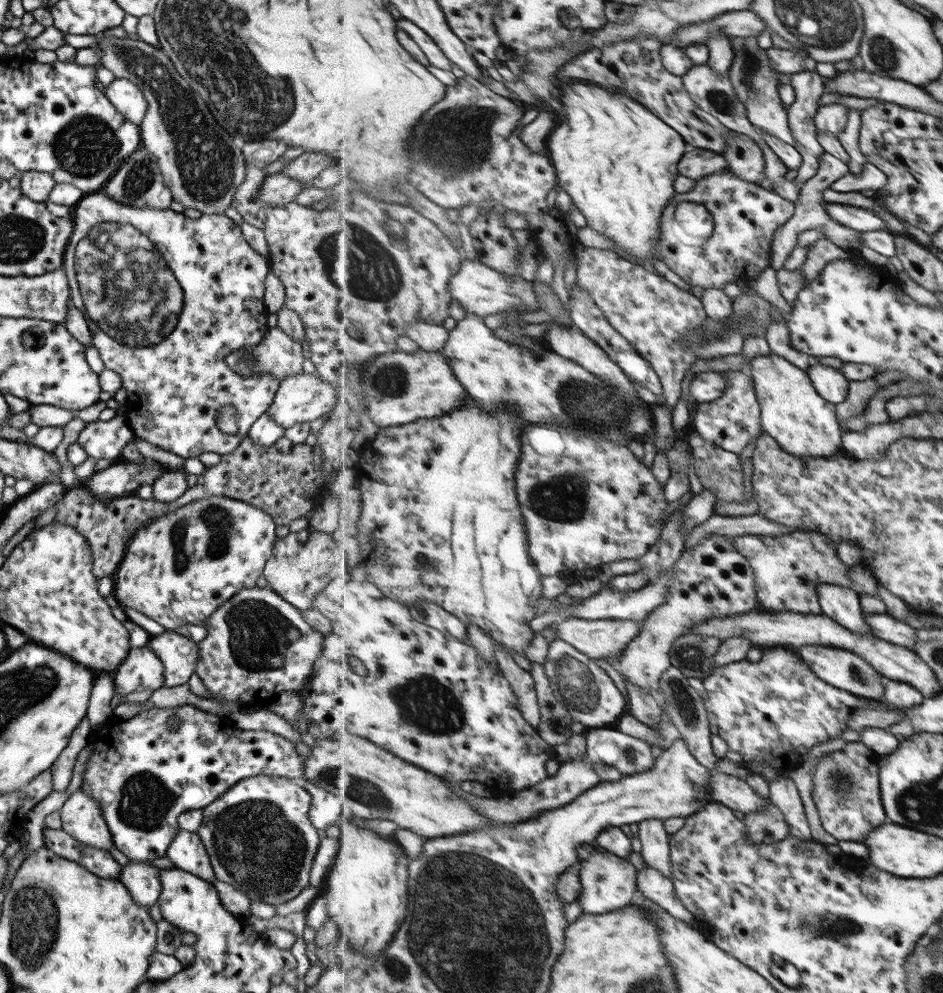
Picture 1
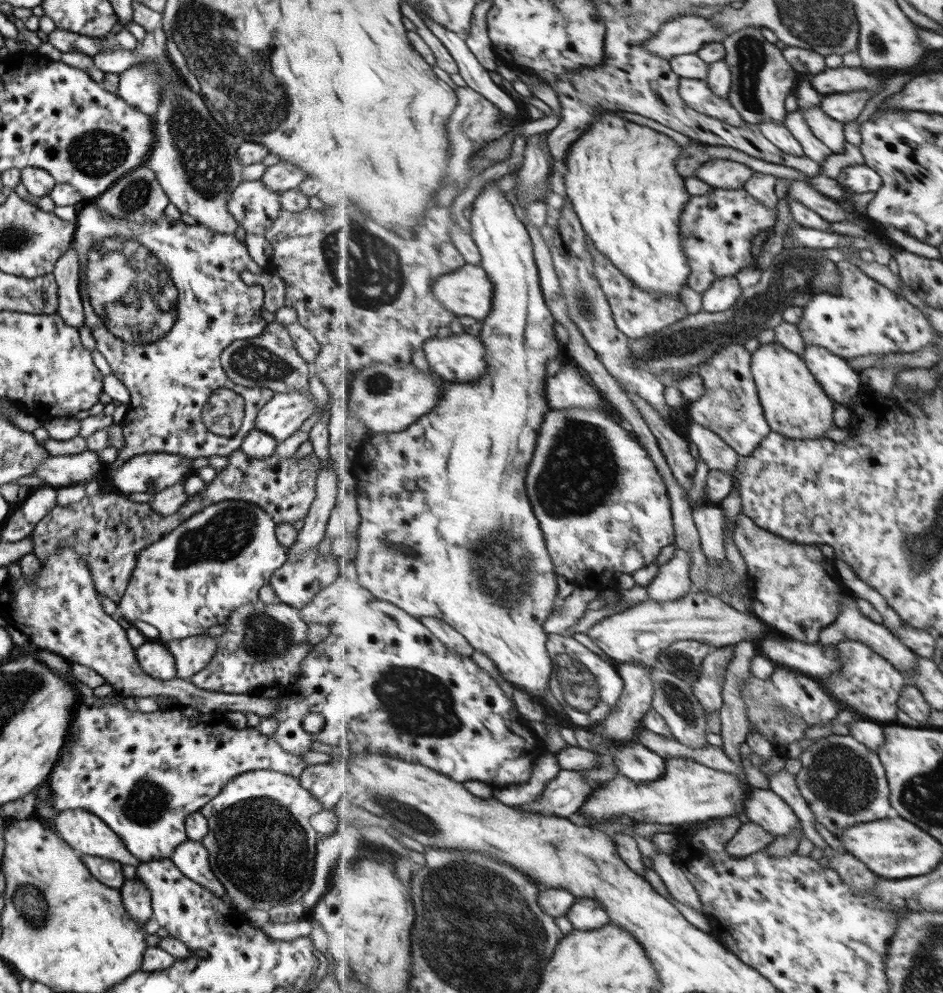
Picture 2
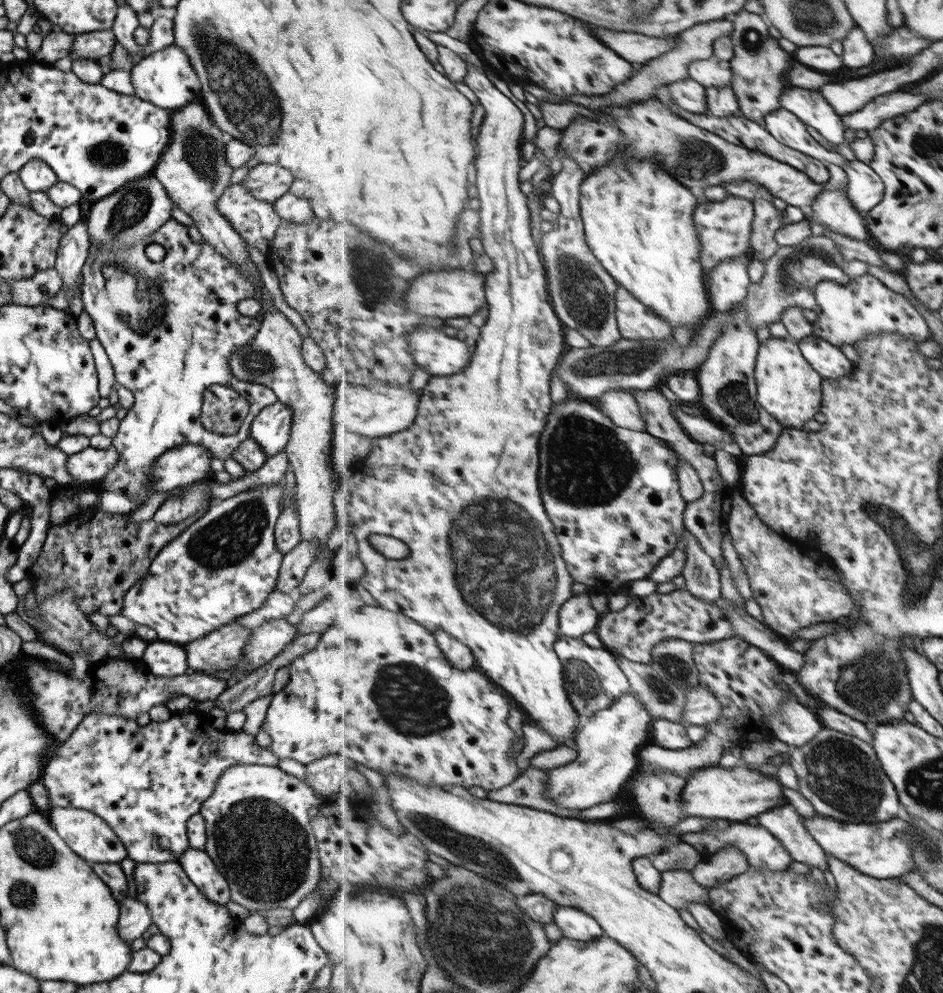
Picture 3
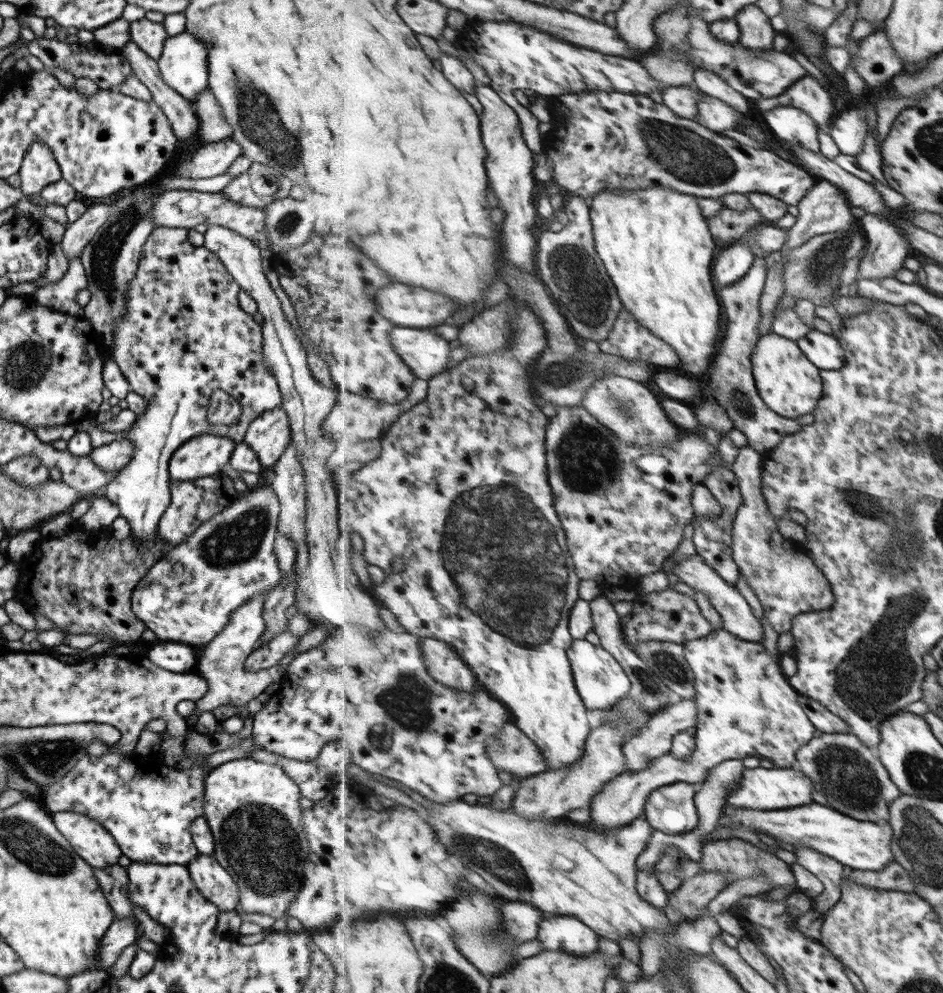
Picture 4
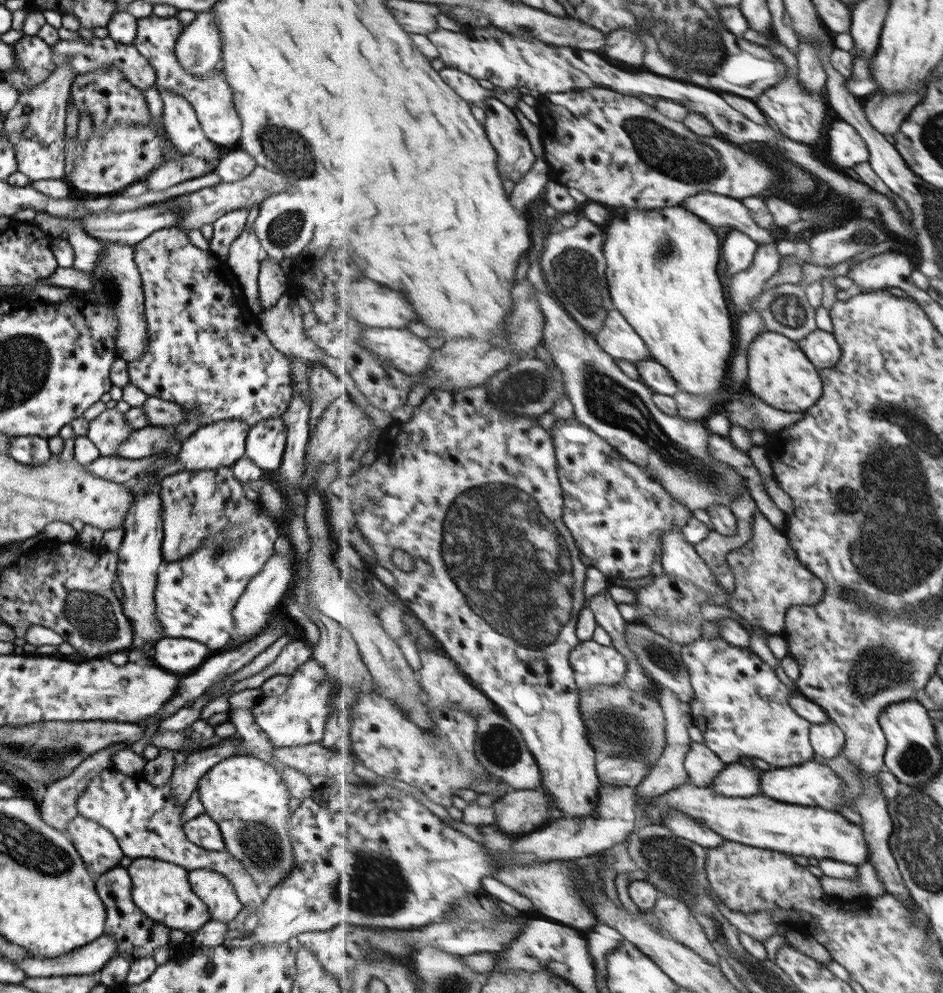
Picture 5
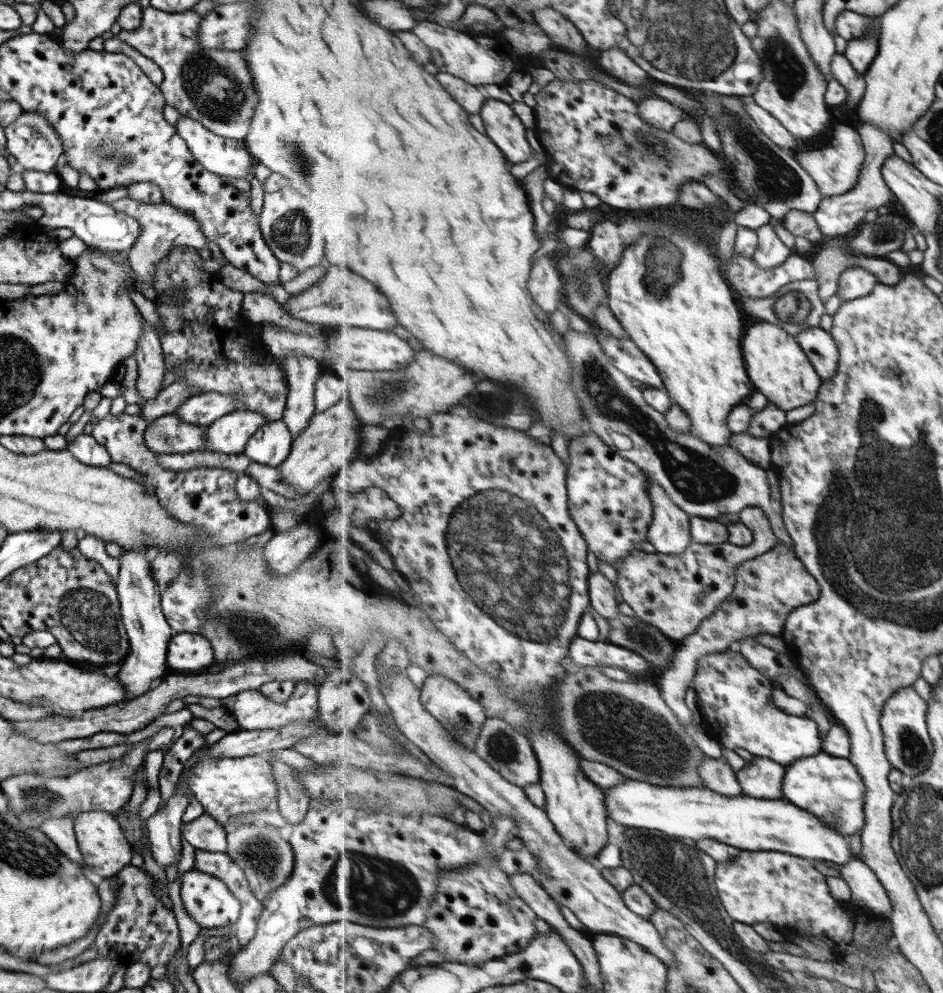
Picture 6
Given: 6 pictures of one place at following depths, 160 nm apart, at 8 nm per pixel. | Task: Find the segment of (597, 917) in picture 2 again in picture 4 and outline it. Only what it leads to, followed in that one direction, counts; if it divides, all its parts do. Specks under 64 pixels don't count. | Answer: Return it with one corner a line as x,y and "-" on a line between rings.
549,916
539,927
538,941
542,951
561,950
577,956
591,956
598,951
604,956
621,955
619,943
600,936
576,916

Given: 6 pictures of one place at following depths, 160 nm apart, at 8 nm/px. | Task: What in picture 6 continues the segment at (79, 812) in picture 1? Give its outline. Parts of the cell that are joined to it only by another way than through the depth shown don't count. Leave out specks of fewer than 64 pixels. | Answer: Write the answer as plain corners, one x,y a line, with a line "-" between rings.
89,811
77,813
73,819
73,830
83,866
101,878
113,877
125,865
129,865
132,848
123,834
122,828
110,812

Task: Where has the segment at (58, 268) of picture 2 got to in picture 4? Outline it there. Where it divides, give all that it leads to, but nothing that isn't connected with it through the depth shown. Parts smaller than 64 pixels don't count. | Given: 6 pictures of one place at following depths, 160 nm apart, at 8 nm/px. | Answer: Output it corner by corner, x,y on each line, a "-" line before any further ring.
103,203
91,205
86,207
85,212
75,222
65,226
59,246
67,260
80,256
83,247
107,220
110,210
111,205

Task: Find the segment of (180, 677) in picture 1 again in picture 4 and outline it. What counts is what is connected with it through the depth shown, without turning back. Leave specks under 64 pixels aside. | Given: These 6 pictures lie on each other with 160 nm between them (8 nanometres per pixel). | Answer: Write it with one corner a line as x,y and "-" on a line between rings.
267,593
253,596
251,600
247,600
245,604
237,607
228,616
227,624
221,632
218,632
207,644
196,648
196,662
194,673
199,674
201,679
205,681
208,689
205,694
195,702
193,715
185,718
185,725
192,727
200,712
212,711
214,708
223,704
234,706
238,713
237,716
246,722
249,711
246,704
259,693
263,692
267,683
279,682
285,675
286,669
279,665
272,666
268,669
259,670
257,672
243,671
243,662
245,658
251,654
253,646
258,641
258,637
266,629
261,614
263,603
267,599

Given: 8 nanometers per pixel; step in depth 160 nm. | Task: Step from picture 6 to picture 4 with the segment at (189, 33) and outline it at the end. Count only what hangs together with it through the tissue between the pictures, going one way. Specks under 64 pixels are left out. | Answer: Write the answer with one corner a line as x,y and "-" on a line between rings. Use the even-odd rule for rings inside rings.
142,17
130,22
129,36
133,44
137,46
139,54
144,54
157,63
163,42
167,39
168,34
161,23
151,22
-
207,87
201,90
194,98
196,119
198,120
198,138
205,143
219,142
229,139
232,130
225,118
221,116
221,110
215,102
215,97

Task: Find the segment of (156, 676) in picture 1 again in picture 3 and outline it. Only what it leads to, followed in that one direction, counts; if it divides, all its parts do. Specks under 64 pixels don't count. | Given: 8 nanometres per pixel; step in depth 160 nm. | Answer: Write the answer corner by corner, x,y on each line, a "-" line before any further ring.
153,640
144,648
139,660
144,670
153,676
172,677
187,670
187,660
182,646
167,641

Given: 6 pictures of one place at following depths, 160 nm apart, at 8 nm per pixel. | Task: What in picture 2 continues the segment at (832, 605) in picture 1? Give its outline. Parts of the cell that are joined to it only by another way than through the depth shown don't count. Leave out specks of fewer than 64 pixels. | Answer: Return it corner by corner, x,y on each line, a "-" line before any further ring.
844,592
843,596
847,596
847,599
841,601
842,614
839,618
829,626
825,627
820,634
818,642
827,645
838,645
844,640
856,640
863,641
868,644
875,652
881,654
883,658
889,660
894,668
897,668
901,673
907,673
907,671
915,671
915,665
919,661
919,656
915,654
911,647
905,646
903,641
893,632
891,629
887,629
883,623
877,624
873,620
869,620
859,612
857,608
857,602
851,592

